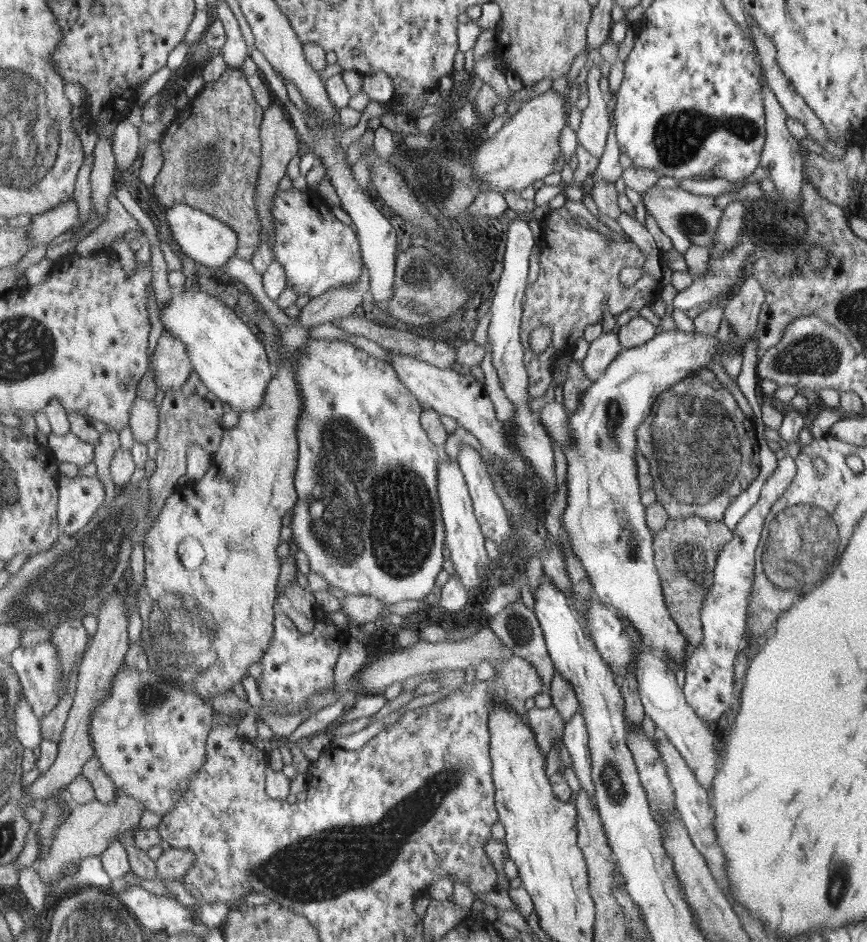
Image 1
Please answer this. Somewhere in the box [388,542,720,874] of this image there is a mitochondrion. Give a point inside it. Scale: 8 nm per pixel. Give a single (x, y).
(612, 778)

